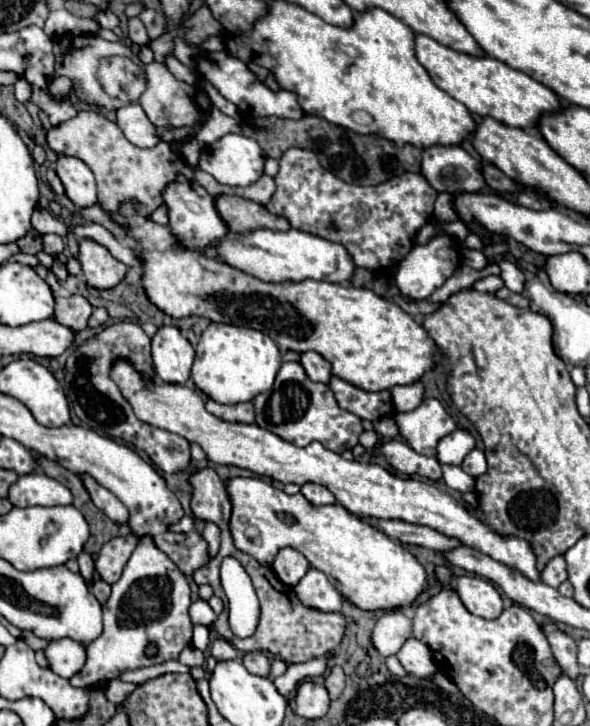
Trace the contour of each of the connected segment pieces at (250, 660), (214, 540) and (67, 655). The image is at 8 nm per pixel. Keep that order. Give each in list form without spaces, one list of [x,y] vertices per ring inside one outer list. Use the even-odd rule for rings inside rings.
[[[262,652],[244,654],[244,666],[248,672],[252,672],[256,676],[270,676],[270,662]]]
[[[206,524],[202,536],[208,542],[208,554],[210,554],[210,558],[214,558],[218,548],[220,548],[220,530],[218,530],[218,526],[216,524]]]
[[[64,638],[64,640],[54,640],[48,644],[48,648],[44,650],[48,662],[50,662],[50,670],[56,672],[62,678],[72,678],[76,672],[80,672],[86,664],[86,648],[84,644],[72,640],[72,638]]]

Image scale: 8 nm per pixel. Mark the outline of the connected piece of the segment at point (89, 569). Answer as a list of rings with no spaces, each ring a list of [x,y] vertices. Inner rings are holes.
[[[82,551],[78,555],[76,560],[79,565],[80,573],[81,573],[82,577],[85,578],[86,582],[94,581],[93,575],[94,575],[94,571],[95,571],[95,564],[94,564],[91,554],[87,553],[85,551]]]

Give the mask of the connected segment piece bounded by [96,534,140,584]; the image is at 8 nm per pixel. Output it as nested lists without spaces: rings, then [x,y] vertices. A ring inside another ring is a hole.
[[[128,534],[128,536],[112,538],[110,542],[106,542],[102,546],[98,560],[96,560],[96,572],[100,574],[100,578],[106,584],[114,584],[120,578],[128,558],[138,542],[140,542],[140,538],[136,534]]]

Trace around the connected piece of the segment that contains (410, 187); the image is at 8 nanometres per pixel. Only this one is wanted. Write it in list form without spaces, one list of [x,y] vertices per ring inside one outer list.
[[[288,148],[274,182],[276,192],[266,204],[268,212],[288,218],[292,228],[342,244],[354,264],[366,270],[396,266],[412,250],[414,236],[430,220],[438,196],[432,184],[416,172],[404,172],[376,186],[348,184],[322,168],[316,152],[308,148]]]

